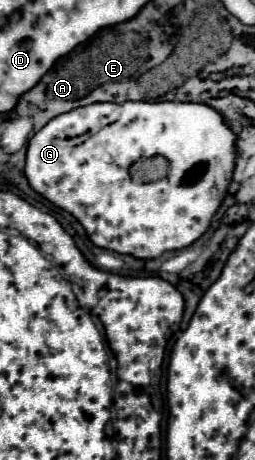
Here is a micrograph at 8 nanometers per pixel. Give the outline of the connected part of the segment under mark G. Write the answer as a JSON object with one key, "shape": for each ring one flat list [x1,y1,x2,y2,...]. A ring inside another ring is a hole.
{"shape":[[123,102,123,104,89,104,83,108,75,108,71,112,59,114,51,118,31,140,27,146,27,162,25,162,25,176,35,192,39,192,43,198,53,202,55,206,67,210,73,214,83,228,87,230,91,242,99,248,115,250,119,254,131,254,135,258,159,258,163,252,179,250,189,244,193,244,211,224,213,214,217,212,221,200,227,194,231,172,235,166,235,134,229,130,229,126,223,122,221,114,215,112,211,106,205,104,193,104,193,102],[149,156,165,156,169,160,169,176,163,180,157,180,153,184,133,184,129,176,129,168,139,158]]}

